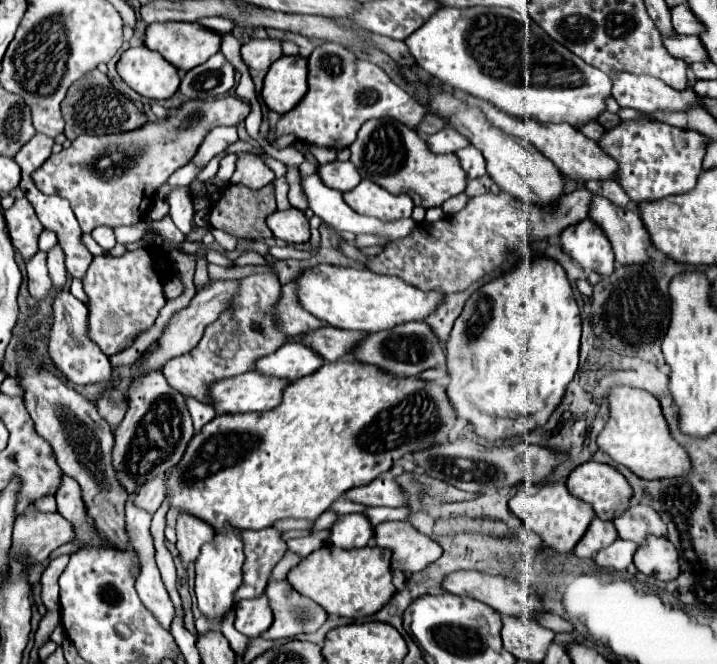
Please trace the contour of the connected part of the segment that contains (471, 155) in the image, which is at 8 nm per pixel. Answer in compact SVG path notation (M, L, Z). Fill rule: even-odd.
M467 146L459 152L455 152L461 160L461 168L467 172L467 176L471 178L479 178L485 174L485 160L483 154L475 148L475 146Z

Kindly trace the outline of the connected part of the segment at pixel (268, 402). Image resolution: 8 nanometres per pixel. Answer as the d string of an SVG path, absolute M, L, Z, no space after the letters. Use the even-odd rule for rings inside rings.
M245 372L211 386L213 408L217 414L227 412L265 412L281 402L289 380L269 380L261 372Z

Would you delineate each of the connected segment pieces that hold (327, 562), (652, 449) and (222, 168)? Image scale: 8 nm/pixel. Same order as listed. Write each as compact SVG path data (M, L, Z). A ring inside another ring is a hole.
M323 546L321 550L305 556L297 564L287 580L303 596L321 604L327 614L337 614L345 618L367 618L385 606L395 594L393 574L391 574L391 552L379 546L365 546L359 550L341 550L333 546Z
M617 386L609 392L609 408L611 416L605 428L601 430L597 444L603 452L607 452L615 462L627 466L643 480L663 480L663 478L677 478L689 472L689 454L669 432L667 420L663 416L659 400L637 388Z
M225 154L225 156L221 158L221 162L219 162L219 172L217 172L217 176L227 182L227 180L231 178L231 174L235 172L235 162L237 162L237 154Z

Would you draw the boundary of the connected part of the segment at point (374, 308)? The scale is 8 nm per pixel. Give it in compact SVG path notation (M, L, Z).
M321 264L315 270L305 270L297 278L299 302L313 316L329 322L335 328L379 332L405 322L421 322L431 316L441 304L445 294L433 290L419 290L397 276L375 274L369 268L343 268Z

